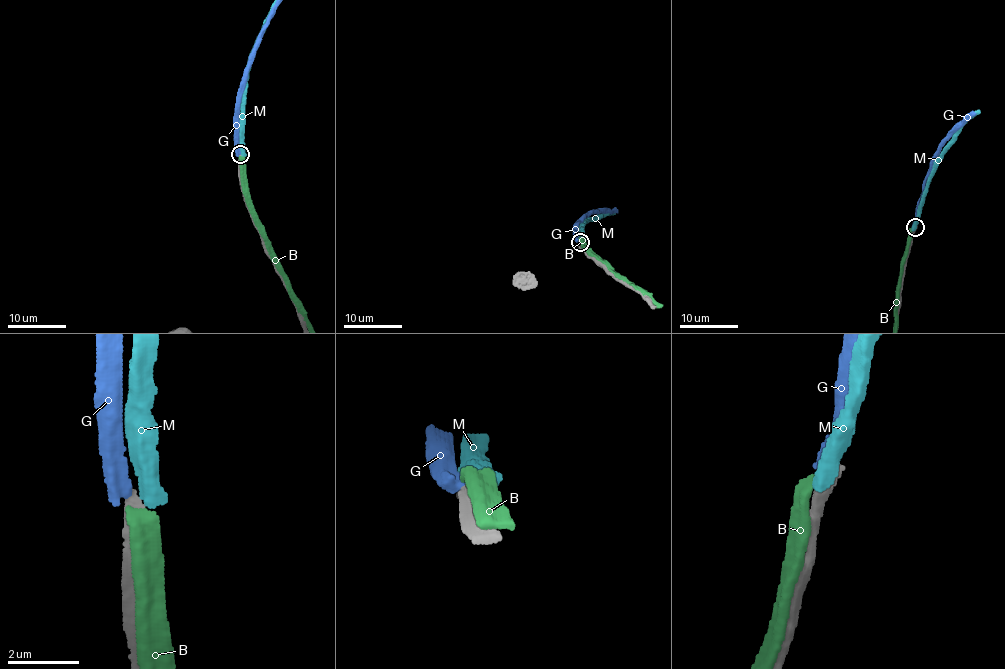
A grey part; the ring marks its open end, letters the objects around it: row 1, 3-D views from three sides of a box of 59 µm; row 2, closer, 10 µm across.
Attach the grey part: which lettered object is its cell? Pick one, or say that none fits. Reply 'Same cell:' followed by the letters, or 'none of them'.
Same cell: none of them

